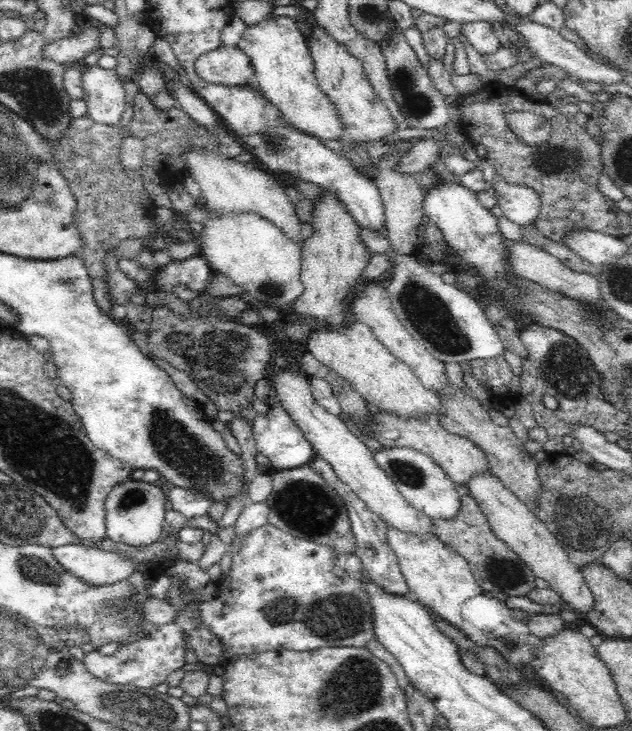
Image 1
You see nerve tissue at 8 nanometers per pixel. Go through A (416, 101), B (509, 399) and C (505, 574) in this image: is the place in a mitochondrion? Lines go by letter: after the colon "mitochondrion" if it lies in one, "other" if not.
A: mitochondrion
B: other
C: mitochondrion

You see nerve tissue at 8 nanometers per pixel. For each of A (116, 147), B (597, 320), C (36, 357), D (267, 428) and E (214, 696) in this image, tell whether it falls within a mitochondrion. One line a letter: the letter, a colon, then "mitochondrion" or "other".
A: other
B: mitochondrion
C: other
D: other
E: other

